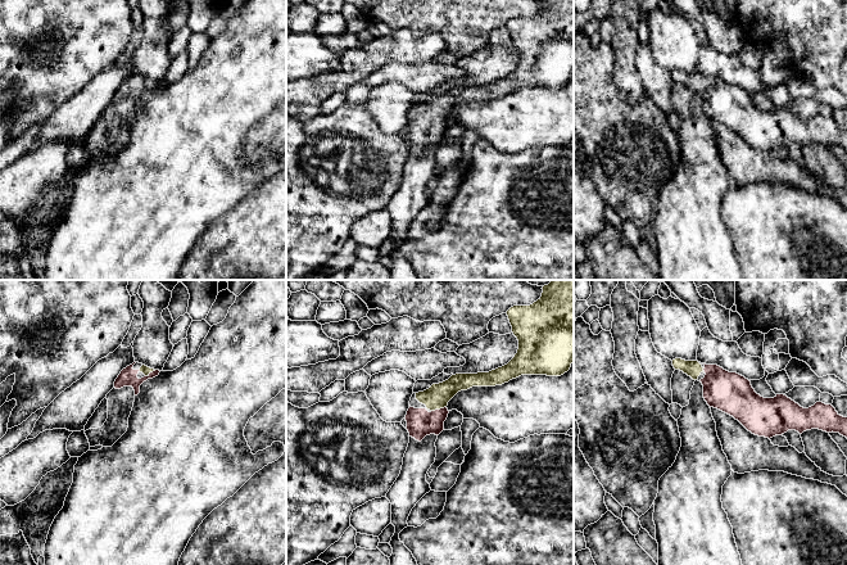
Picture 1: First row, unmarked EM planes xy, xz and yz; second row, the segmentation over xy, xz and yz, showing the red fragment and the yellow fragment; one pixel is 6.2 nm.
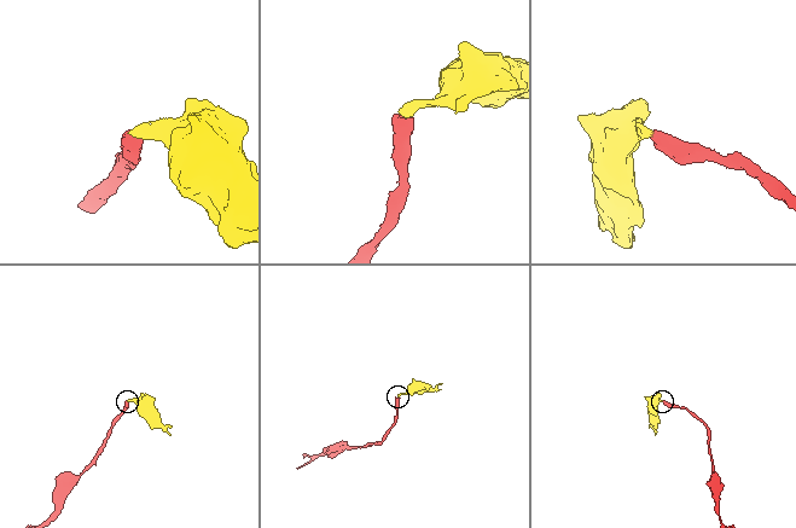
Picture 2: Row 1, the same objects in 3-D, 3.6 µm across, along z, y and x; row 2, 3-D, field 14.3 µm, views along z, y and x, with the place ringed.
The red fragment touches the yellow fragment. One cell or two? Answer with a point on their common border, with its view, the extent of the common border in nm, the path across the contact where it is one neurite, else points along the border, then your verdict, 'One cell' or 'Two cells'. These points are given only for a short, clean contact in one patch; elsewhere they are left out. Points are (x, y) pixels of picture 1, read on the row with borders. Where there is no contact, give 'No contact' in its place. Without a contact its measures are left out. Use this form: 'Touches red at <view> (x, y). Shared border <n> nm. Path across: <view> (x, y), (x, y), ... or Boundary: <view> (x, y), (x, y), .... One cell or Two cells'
Touches red at xz (438, 410). Shared border 100 nm. Path across: xz (420, 423), (425, 423), (438, 410), (436, 397). One cell

